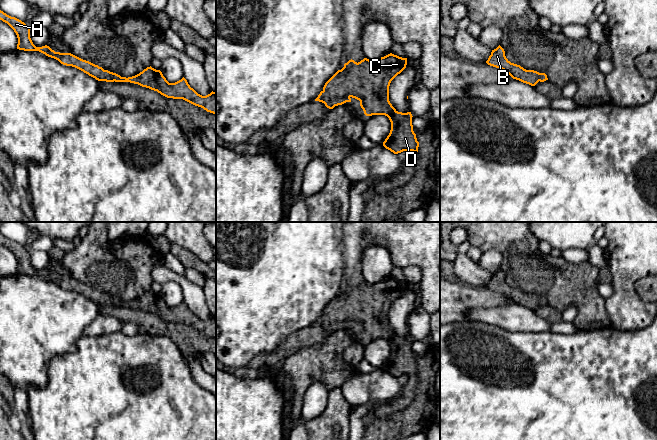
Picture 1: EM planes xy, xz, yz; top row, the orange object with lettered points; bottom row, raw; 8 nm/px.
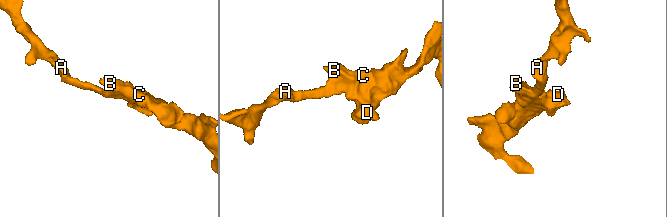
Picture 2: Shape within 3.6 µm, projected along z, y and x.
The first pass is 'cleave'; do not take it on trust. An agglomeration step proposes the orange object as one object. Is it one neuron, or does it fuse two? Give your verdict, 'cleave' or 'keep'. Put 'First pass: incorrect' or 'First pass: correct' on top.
First pass: incorrect
keep

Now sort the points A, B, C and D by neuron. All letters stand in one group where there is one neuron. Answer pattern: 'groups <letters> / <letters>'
groups A B C D

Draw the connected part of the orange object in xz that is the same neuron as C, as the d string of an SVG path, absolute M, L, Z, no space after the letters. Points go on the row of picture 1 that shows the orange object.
M392 53L376 60L364 58L360 62L349 60L341 70L338 70L324 85L315 101L325 104L329 109L351 102L352 98L360 101L360 106L366 116L385 115L391 122L391 130L383 146L394 154L403 151L418 152L419 142L413 131L411 112L398 112L389 101L389 86L391 81L400 74L407 65L407 58Z

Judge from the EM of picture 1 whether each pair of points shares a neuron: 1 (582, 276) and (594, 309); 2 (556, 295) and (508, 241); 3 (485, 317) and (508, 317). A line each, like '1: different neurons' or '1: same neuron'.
1: same neuron
2: same neuron
3: same neuron

